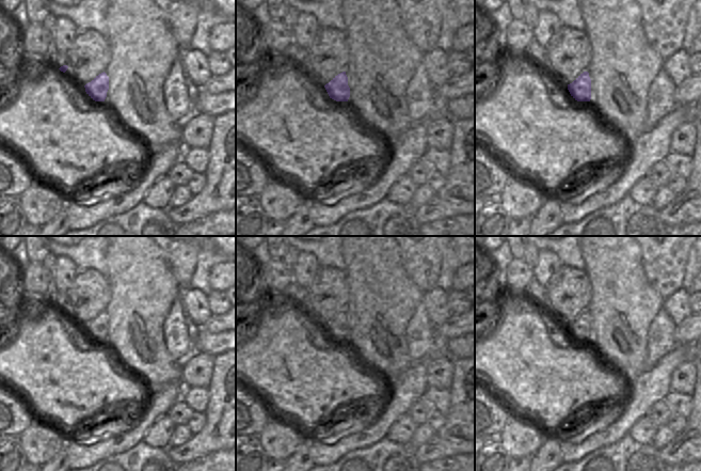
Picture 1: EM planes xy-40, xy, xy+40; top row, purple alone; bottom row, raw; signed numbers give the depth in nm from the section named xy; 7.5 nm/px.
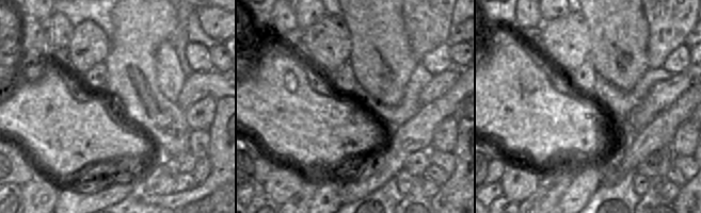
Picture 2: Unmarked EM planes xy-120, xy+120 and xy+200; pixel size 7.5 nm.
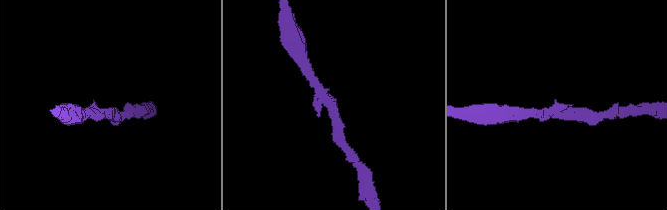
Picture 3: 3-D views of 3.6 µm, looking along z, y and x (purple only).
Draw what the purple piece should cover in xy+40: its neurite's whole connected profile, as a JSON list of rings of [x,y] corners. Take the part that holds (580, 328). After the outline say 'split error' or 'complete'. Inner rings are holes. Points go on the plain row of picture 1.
[[[588,311],[580,313],[572,323],[568,324],[571,335],[577,341],[590,341],[591,318]]]; complete

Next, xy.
[[[346,311],[335,315],[329,323],[324,325],[330,337],[336,341],[348,341],[350,336],[350,327],[348,325],[348,316]]]; complete

